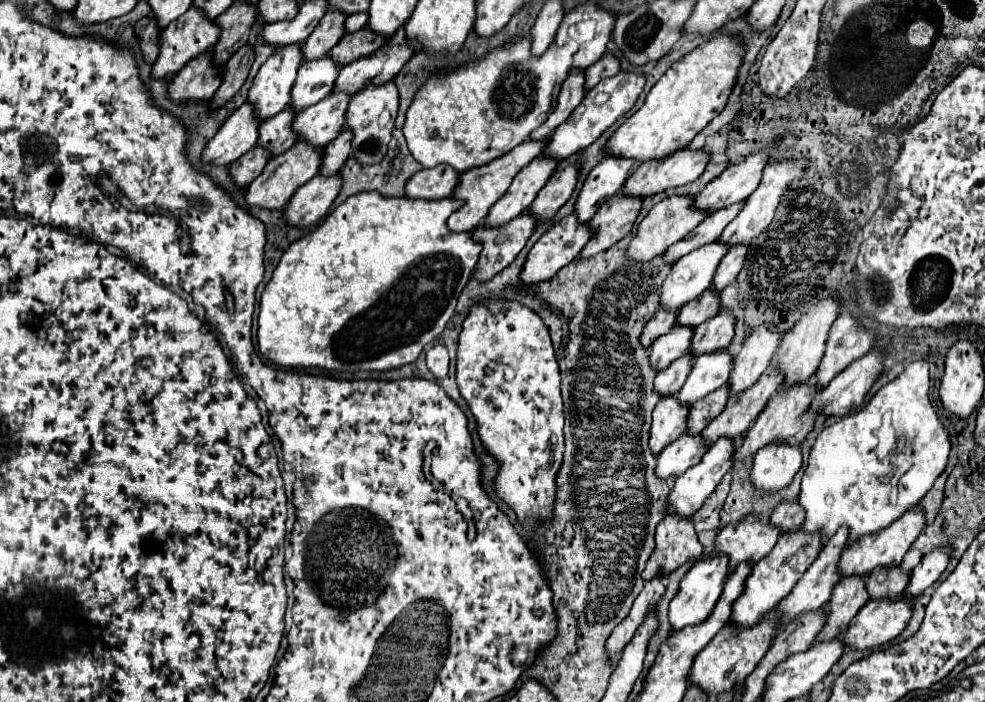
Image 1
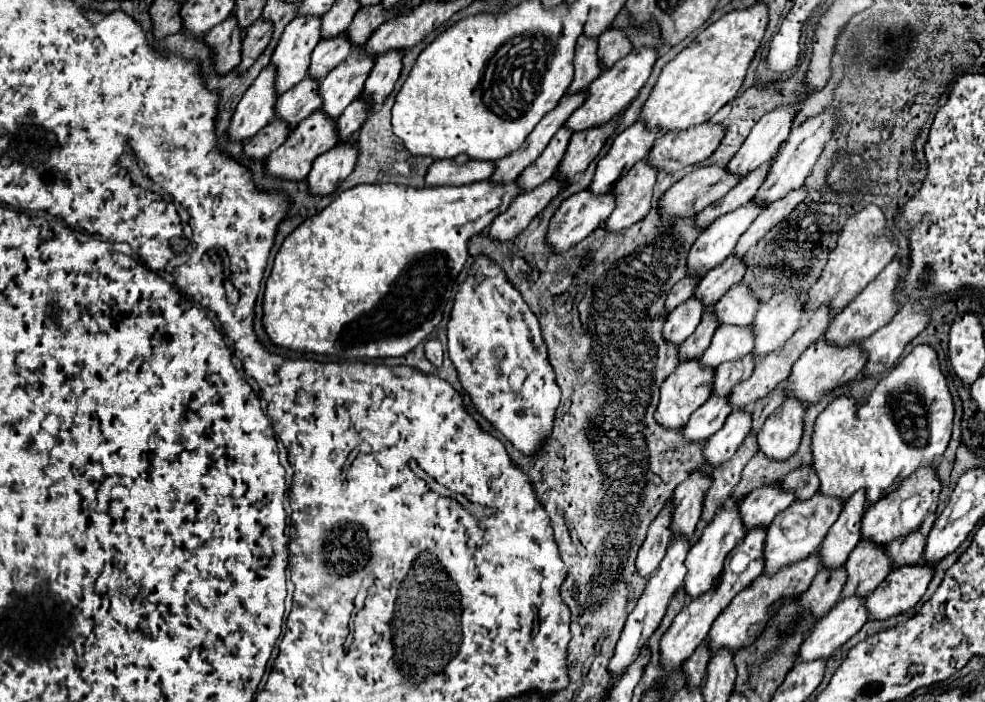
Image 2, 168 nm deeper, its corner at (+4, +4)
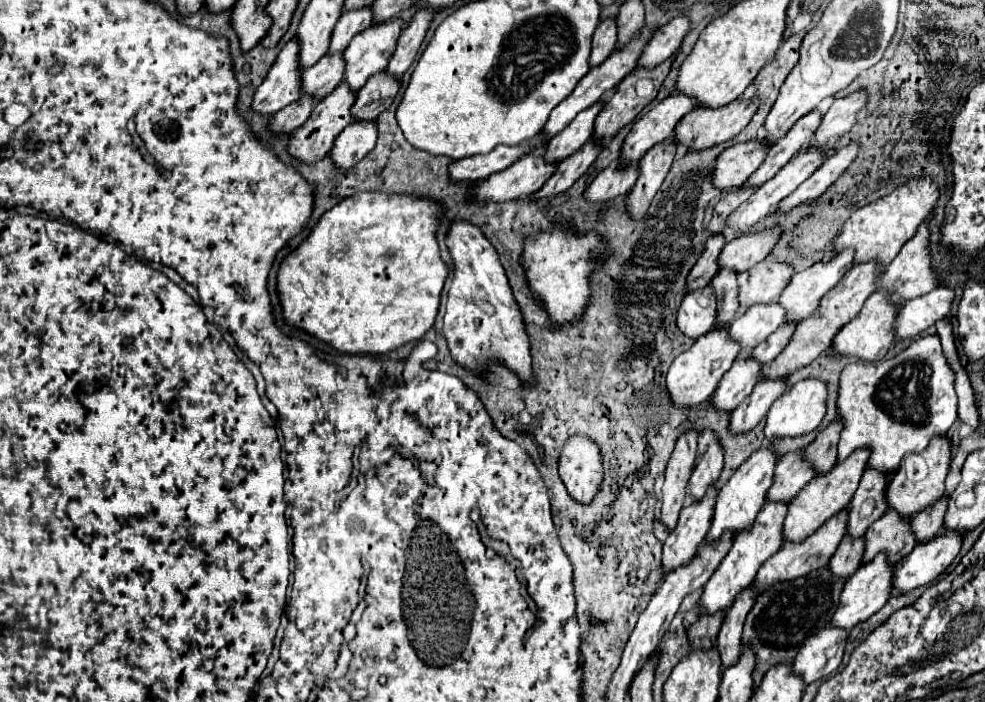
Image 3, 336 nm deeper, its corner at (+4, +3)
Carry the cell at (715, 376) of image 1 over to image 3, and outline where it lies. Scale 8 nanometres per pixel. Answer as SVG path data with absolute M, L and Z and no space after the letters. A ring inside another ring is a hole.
M778 302L754 304L744 316L736 318L730 324L730 336L740 342L742 352L746 354L756 348L766 336L770 336L786 320L786 310Z

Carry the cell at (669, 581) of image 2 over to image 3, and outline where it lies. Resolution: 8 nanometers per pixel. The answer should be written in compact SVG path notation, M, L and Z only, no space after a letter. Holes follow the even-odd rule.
M712 484L712 488L708 488L702 500L696 500L690 506L682 508L678 524L664 544L664 554L662 554L664 572L670 572L692 560L696 546L706 538L706 530L710 530L716 494L718 494L716 486Z

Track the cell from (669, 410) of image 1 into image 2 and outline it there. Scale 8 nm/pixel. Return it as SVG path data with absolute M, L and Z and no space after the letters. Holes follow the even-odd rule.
M698 359L694 361L682 361L674 373L662 383L660 387L660 403L656 407L654 419L658 425L666 427L666 429L682 429L686 425L686 419L702 405L710 399L710 385L712 385L712 369L704 369L698 365Z

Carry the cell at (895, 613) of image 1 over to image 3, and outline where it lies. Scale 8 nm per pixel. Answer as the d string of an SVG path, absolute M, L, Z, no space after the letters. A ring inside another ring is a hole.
M942 532L926 544L916 544L914 550L896 564L894 588L906 592L934 582L958 556L960 546L962 536L954 536L954 532Z

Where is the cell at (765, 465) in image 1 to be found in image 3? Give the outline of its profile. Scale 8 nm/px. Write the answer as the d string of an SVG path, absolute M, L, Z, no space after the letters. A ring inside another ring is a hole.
M802 380L796 382L786 394L782 394L770 408L768 418L766 418L766 428L764 434L768 440L774 438L782 438L782 436L802 436L806 432L812 432L814 428L818 428L818 424L824 418L826 412L826 384L822 384L822 380Z

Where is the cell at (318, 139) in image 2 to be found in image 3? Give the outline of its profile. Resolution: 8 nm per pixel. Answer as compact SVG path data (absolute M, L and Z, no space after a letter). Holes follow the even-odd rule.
M340 84L338 88L334 88L334 92L330 92L330 96L324 96L316 104L314 112L310 114L310 118L292 134L288 152L292 156L296 156L298 160L302 160L302 162L318 162L318 160L322 160L332 150L336 136L352 122L350 108L352 108L354 100L356 100L356 92L350 92L350 88L346 88L346 84Z

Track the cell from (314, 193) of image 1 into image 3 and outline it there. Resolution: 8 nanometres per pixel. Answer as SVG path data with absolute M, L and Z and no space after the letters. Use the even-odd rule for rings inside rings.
M354 120L350 126L342 130L342 134L336 138L334 148L332 148L332 160L348 170L354 168L376 144L378 128L374 120Z

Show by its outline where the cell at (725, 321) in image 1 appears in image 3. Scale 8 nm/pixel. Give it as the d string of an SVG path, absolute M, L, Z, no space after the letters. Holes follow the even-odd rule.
M764 260L758 266L740 272L738 274L740 304L750 308L760 302L778 300L782 288L786 288L786 282L790 282L792 274L794 274L794 266L782 262L770 262L770 260Z

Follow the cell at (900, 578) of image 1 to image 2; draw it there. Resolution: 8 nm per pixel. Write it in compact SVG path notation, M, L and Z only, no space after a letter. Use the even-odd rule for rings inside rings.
M914 531L902 539L894 539L894 543L886 545L886 555L892 559L892 567L908 567L916 565L920 561L920 555L924 551L926 539L920 535L920 531Z

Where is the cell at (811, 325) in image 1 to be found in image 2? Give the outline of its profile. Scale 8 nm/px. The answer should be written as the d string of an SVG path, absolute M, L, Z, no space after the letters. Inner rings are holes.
M866 207L860 213L852 215L844 229L842 235L838 237L836 249L830 253L830 261L822 271L822 277L812 285L806 293L804 301L804 319L812 311L816 311L820 305L828 305L830 315L836 315L842 311L862 289L876 279L876 275L892 261L896 253L896 245L892 243L892 233L884 227L884 213L878 207Z

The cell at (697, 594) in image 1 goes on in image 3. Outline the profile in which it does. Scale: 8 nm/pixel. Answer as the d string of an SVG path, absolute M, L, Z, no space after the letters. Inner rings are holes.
M774 442L758 448L756 452L752 452L752 456L732 474L732 478L726 482L726 486L722 486L718 498L716 498L716 510L714 510L714 520L712 520L712 528L706 534L706 542L712 542L716 538L722 536L724 530L730 530L734 534L738 534L740 530L750 528L750 524L754 522L754 516L760 512L760 508L766 502L766 492L772 486L772 478L774 478L774 468L776 468L776 450L774 450Z

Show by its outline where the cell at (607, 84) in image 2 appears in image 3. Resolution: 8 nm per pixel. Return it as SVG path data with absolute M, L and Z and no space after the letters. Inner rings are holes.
M676 16L668 24L660 26L658 32L650 38L650 42L648 42L642 58L638 60L638 66L642 66L642 68L654 68L662 60L670 58L680 48L682 40L686 38L688 32L690 32L690 20L688 20L688 16Z

